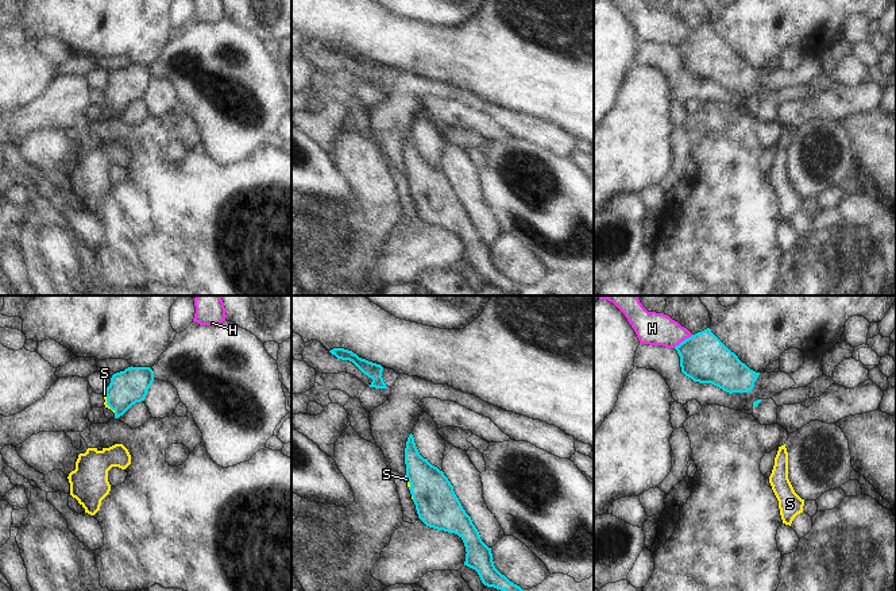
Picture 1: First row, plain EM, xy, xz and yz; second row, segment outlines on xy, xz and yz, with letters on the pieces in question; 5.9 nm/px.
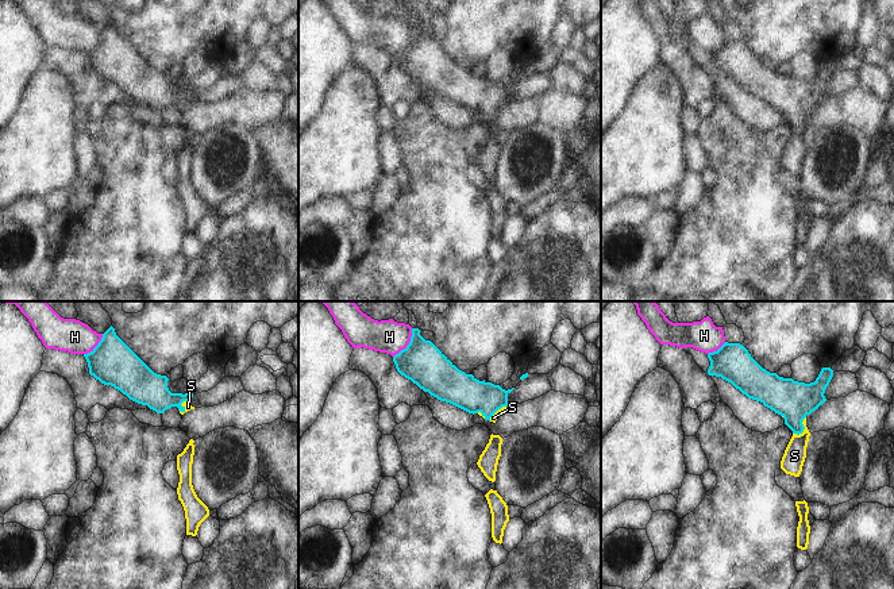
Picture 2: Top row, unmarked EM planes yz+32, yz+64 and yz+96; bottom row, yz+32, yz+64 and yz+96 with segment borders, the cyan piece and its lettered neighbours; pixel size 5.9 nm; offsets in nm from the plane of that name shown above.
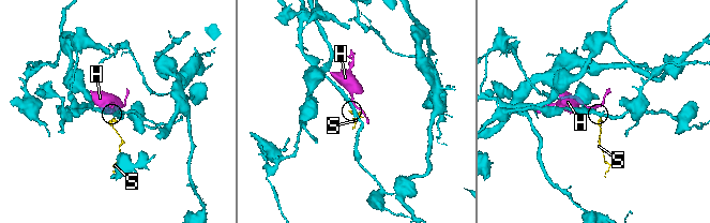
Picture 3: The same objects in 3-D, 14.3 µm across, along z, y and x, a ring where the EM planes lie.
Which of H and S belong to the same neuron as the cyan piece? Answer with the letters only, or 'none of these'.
S

